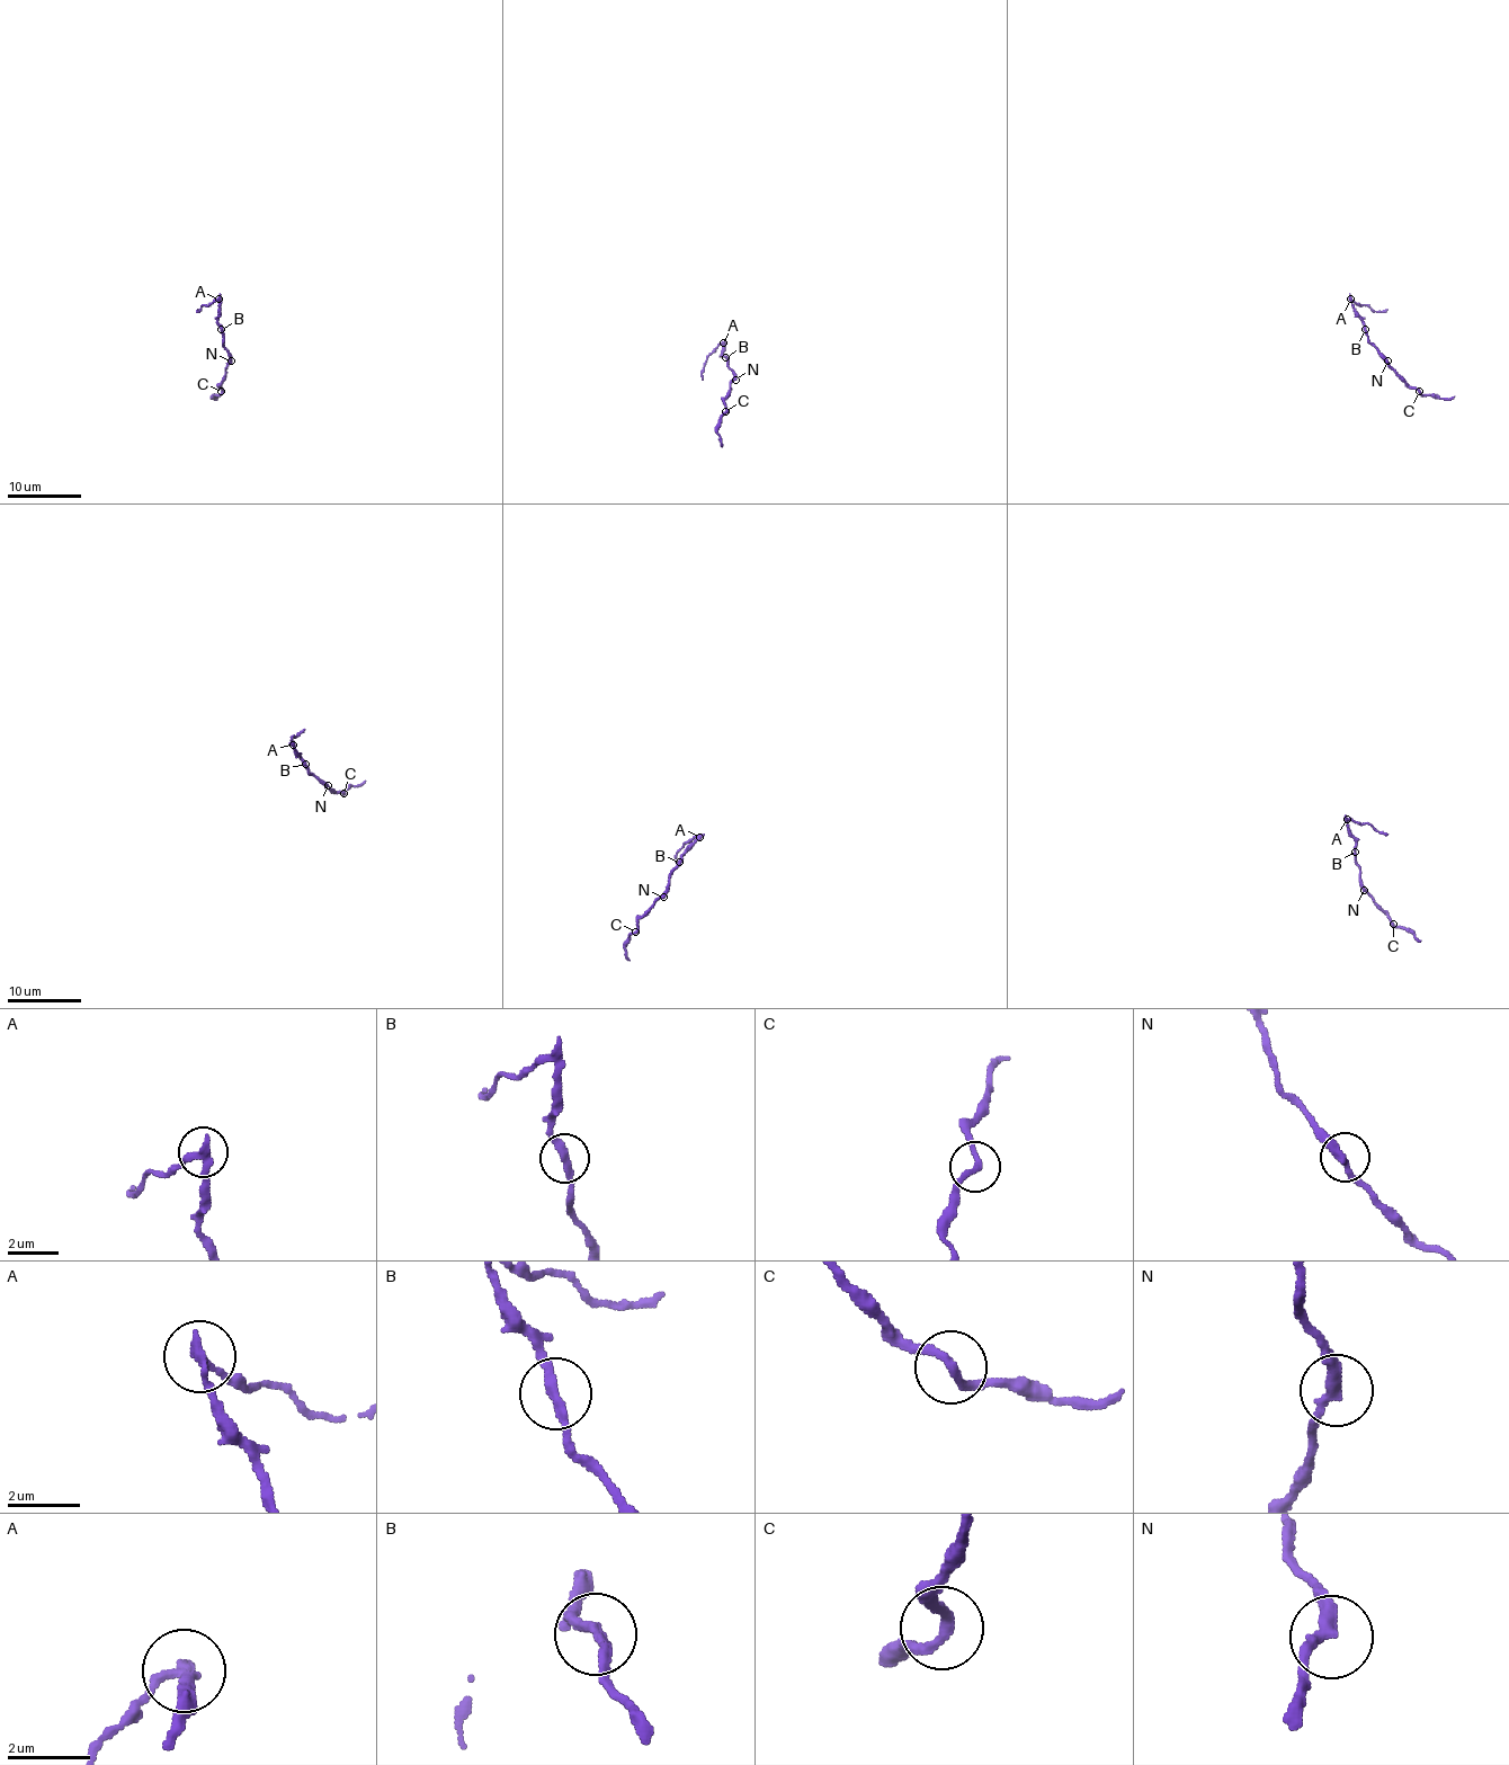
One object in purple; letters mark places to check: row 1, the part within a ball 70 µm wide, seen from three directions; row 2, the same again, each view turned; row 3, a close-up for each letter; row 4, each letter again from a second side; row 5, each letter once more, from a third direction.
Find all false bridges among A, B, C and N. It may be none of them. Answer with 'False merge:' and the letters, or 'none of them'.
False merge: A

